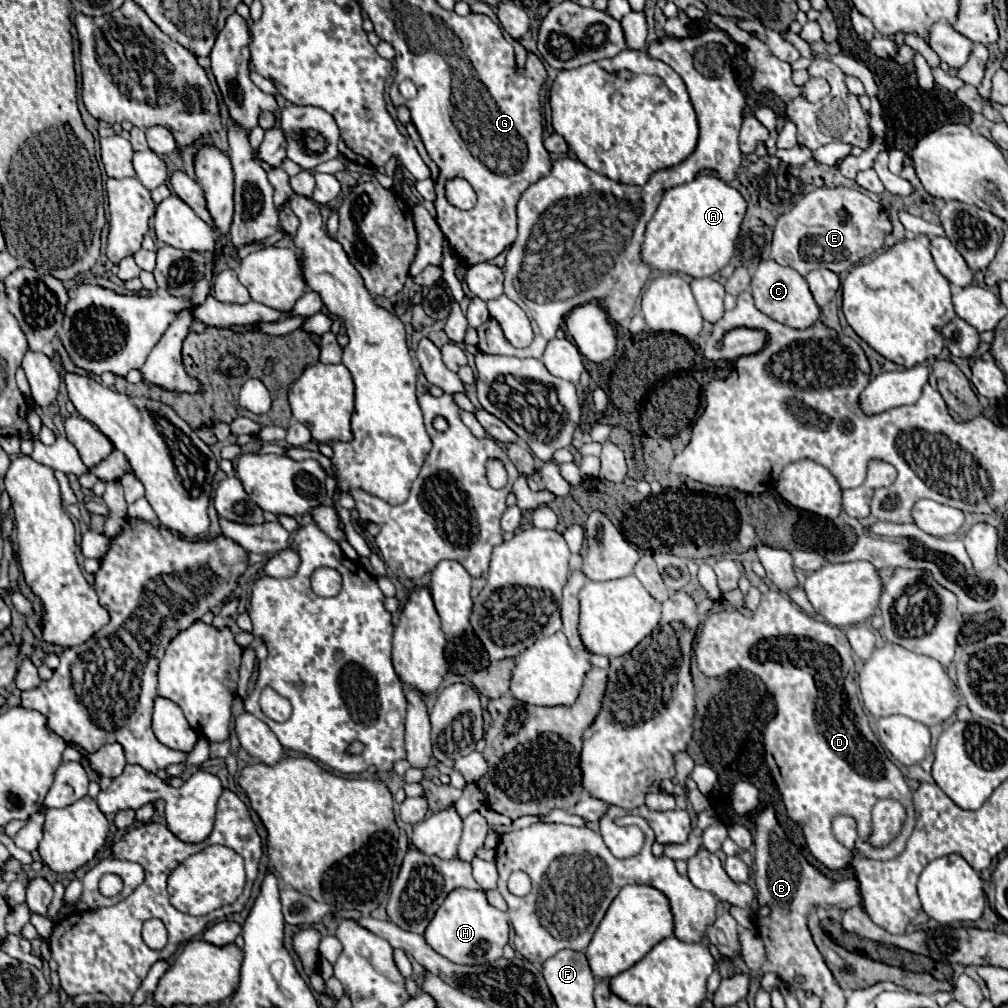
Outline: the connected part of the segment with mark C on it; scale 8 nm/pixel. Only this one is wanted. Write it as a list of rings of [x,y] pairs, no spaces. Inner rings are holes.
[[[760,261],[754,277],[752,277],[752,297],[756,309],[760,309],[770,319],[784,323],[792,329],[808,329],[820,319],[820,307],[816,305],[808,283],[802,275],[798,275],[790,267],[782,267],[776,261]]]

